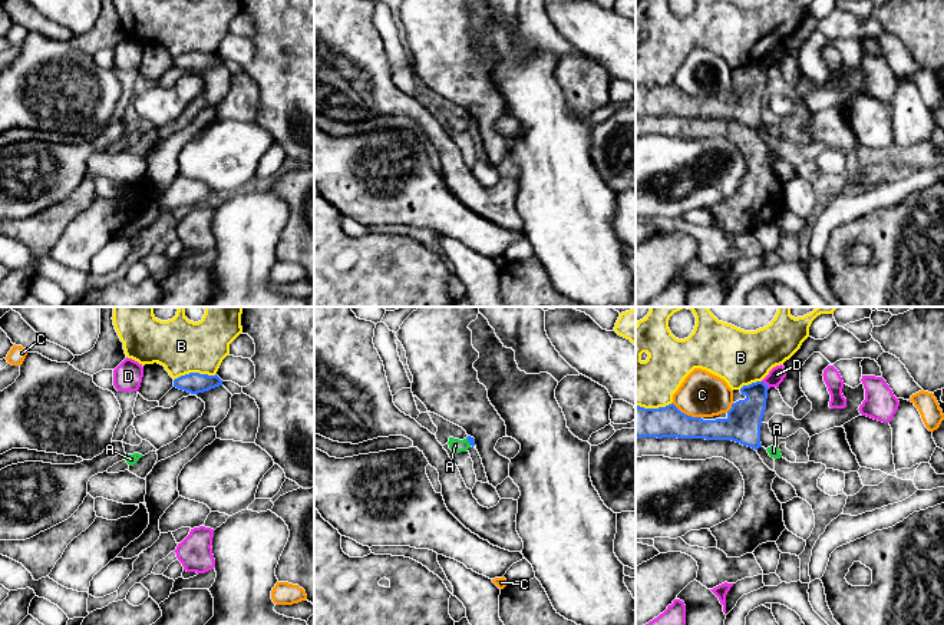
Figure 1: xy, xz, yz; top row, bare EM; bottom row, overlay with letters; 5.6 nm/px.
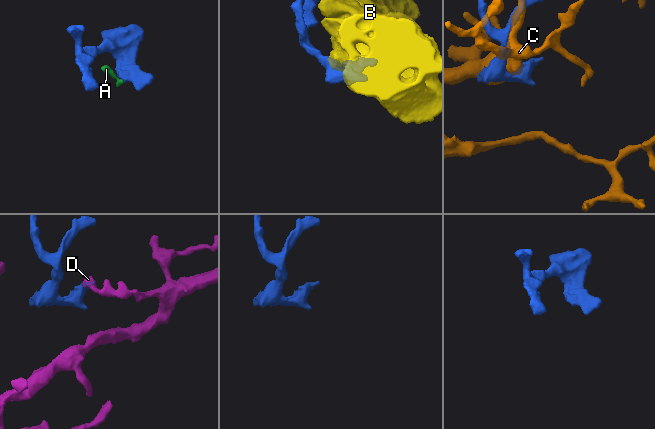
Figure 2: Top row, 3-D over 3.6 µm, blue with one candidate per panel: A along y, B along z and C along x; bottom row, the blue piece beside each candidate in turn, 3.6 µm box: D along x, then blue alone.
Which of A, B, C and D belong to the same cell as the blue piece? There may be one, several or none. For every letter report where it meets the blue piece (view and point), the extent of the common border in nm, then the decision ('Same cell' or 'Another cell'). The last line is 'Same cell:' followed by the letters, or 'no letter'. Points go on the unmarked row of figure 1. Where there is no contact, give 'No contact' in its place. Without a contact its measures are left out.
A: Touches blue at xz (468, 119). Shared border 50 nm. Same cell
B: Touches blue at xy (194, 52). Shared border 240 nm. Another cell
C: Touches blue at yz (686, 93). Shared border 190 nm. Another cell
D: Touches blue at yz (765, 63). Shared border 60 nm. Another cell
Same cell: A

